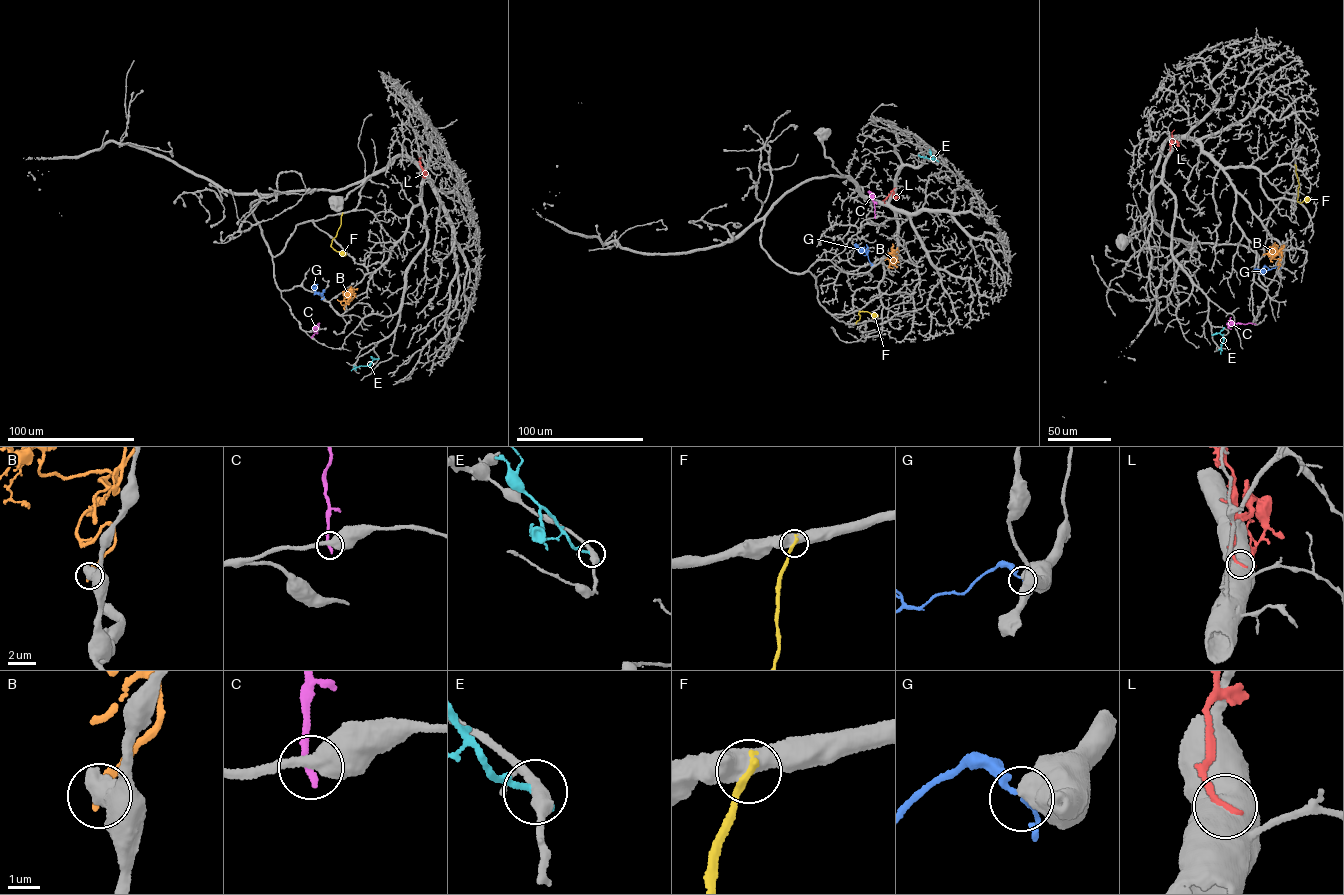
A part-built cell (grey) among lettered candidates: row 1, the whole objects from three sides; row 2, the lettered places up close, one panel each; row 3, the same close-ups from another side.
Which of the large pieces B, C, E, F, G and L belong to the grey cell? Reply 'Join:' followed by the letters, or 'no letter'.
Join: no letter

